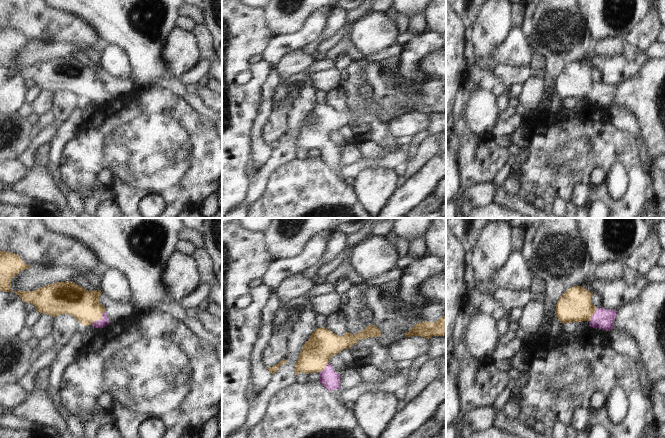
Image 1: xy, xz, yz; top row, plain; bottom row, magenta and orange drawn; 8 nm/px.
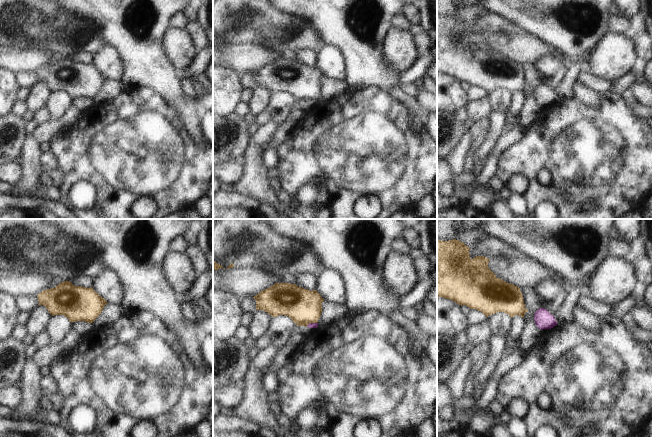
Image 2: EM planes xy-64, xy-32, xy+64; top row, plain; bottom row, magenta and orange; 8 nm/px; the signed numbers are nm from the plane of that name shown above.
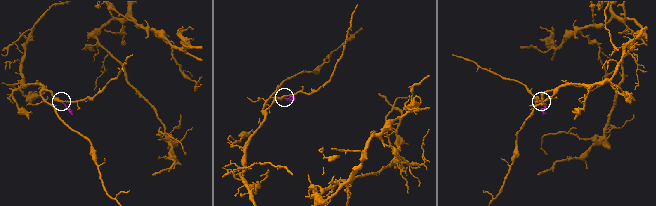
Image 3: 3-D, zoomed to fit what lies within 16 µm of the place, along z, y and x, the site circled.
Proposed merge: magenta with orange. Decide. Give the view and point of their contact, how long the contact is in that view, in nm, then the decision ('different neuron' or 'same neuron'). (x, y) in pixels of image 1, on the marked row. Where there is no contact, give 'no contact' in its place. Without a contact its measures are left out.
xy (100, 319) | 170 nm | same neuron

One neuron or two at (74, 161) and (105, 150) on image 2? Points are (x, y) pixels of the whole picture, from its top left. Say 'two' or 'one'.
one

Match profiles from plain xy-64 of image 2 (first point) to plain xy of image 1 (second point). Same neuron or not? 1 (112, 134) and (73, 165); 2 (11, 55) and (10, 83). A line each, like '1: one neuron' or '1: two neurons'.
1: one neuron
2: two neurons

